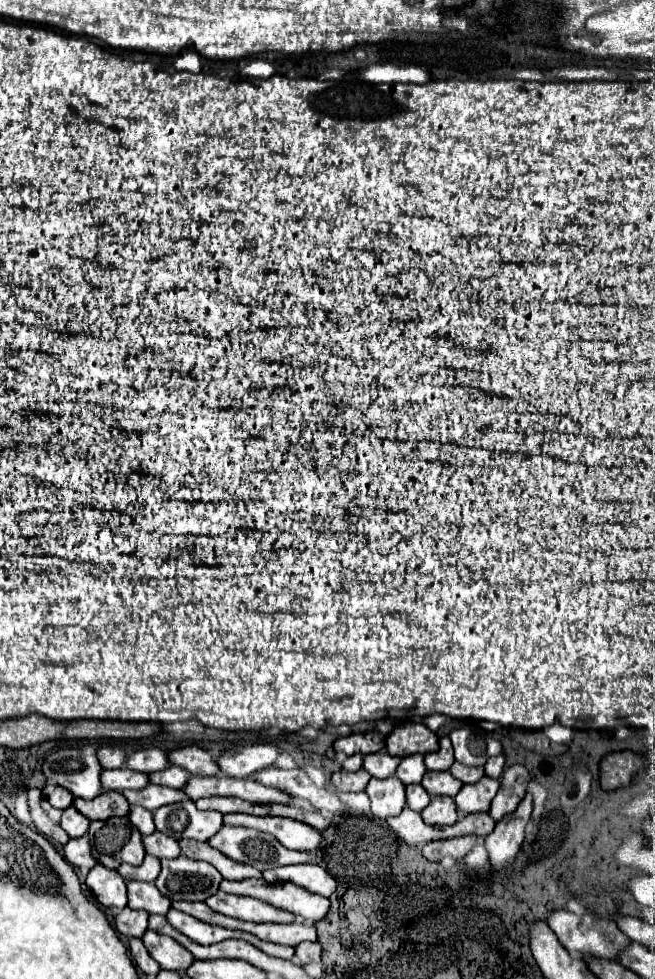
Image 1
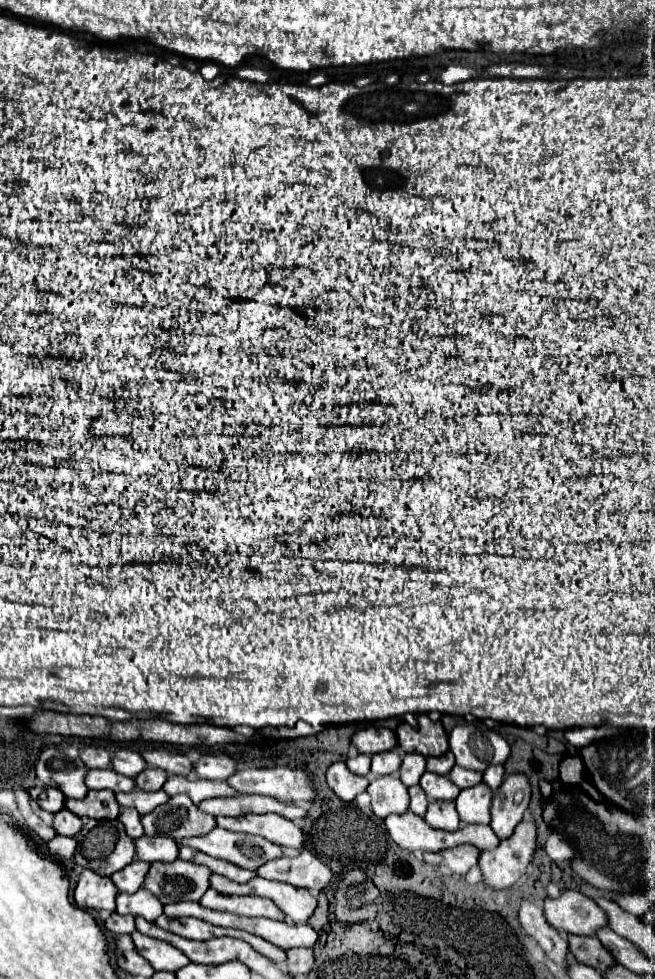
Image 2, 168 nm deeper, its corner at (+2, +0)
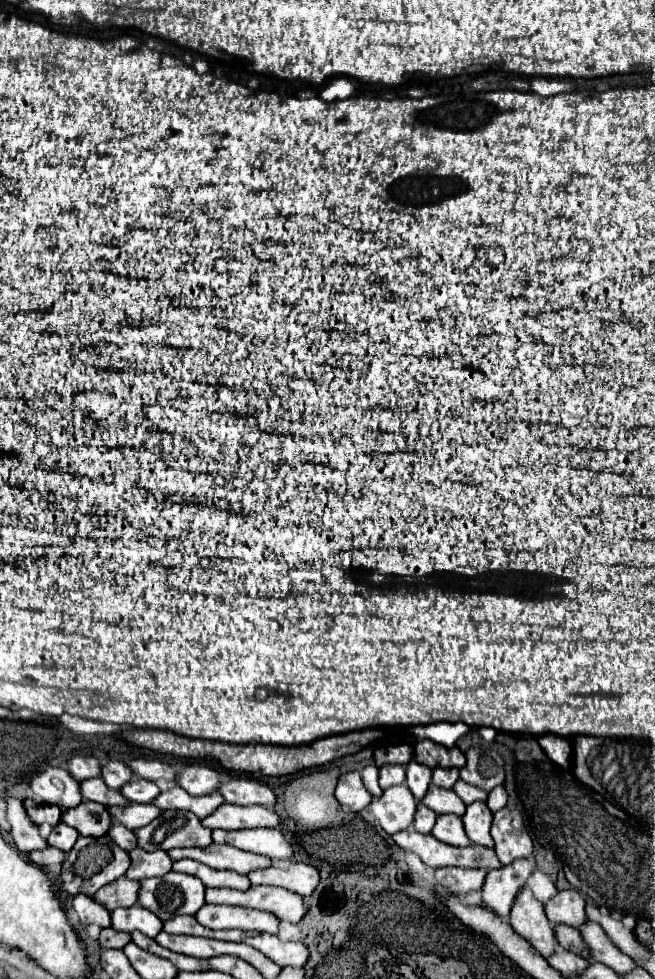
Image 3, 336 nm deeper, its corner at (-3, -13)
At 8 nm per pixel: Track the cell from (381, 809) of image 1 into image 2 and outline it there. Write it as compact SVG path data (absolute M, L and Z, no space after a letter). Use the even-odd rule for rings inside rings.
M379 776L373 778L367 792L371 794L371 806L377 818L385 818L389 814L403 814L409 806L409 794L399 776Z

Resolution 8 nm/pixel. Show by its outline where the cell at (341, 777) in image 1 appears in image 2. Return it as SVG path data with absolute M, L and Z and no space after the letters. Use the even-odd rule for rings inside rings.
M335 762L327 770L327 784L343 802L351 802L357 794L367 790L369 780L365 776L349 772L345 762Z

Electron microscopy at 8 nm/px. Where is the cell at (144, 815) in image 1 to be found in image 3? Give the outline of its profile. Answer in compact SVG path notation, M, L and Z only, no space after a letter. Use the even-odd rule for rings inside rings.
M112 823L108 833L106 833L106 837L112 843L116 843L118 847L122 847L124 851L132 851L136 847L136 835L130 829L122 827L122 823Z

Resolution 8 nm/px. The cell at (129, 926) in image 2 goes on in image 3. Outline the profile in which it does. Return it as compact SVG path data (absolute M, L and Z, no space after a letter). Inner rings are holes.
M112 927L102 929L98 943L102 949L122 949L126 943L130 943L130 935L122 933L122 931L114 931Z

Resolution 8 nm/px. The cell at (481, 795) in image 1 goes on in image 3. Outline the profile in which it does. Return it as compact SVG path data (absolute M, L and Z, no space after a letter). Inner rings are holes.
M476 801L476 803L468 805L462 821L464 821L466 835L468 835L468 839L470 839L472 843L484 845L484 847L494 847L494 839L492 839L492 835L490 835L492 813L488 811L486 803Z

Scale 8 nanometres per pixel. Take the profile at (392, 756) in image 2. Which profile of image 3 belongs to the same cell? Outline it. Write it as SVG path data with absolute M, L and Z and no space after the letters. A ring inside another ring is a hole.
M382 765L380 767L380 787L388 789L392 785L404 783L404 767L402 765Z

